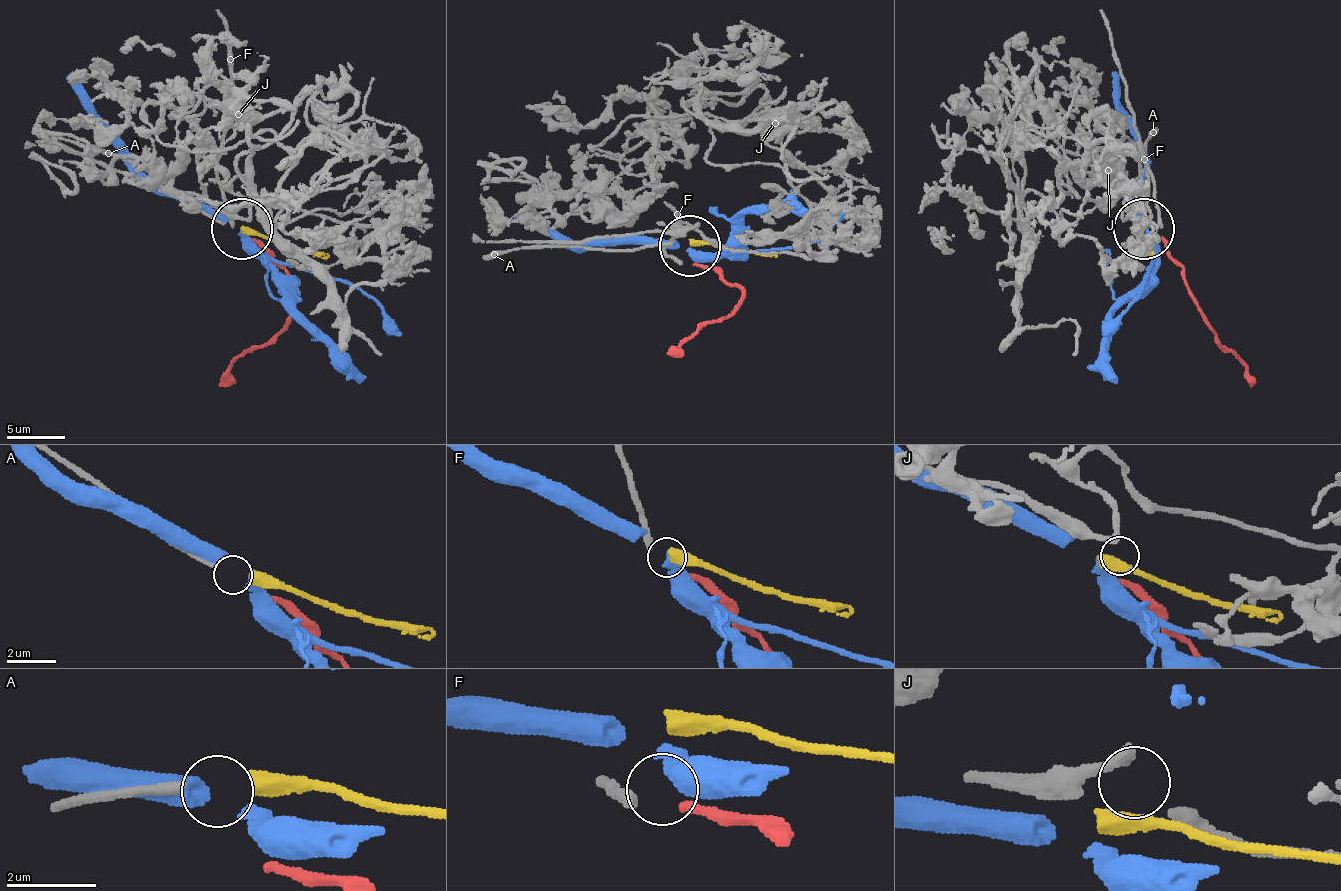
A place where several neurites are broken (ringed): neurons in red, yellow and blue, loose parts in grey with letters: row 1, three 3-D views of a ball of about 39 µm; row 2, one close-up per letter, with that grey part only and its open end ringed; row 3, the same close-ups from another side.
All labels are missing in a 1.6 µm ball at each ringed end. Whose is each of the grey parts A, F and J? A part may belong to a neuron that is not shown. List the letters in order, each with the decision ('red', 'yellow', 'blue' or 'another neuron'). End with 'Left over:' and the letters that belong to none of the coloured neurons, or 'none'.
A: yellow
F: red
J: another neuron
Left over: J

